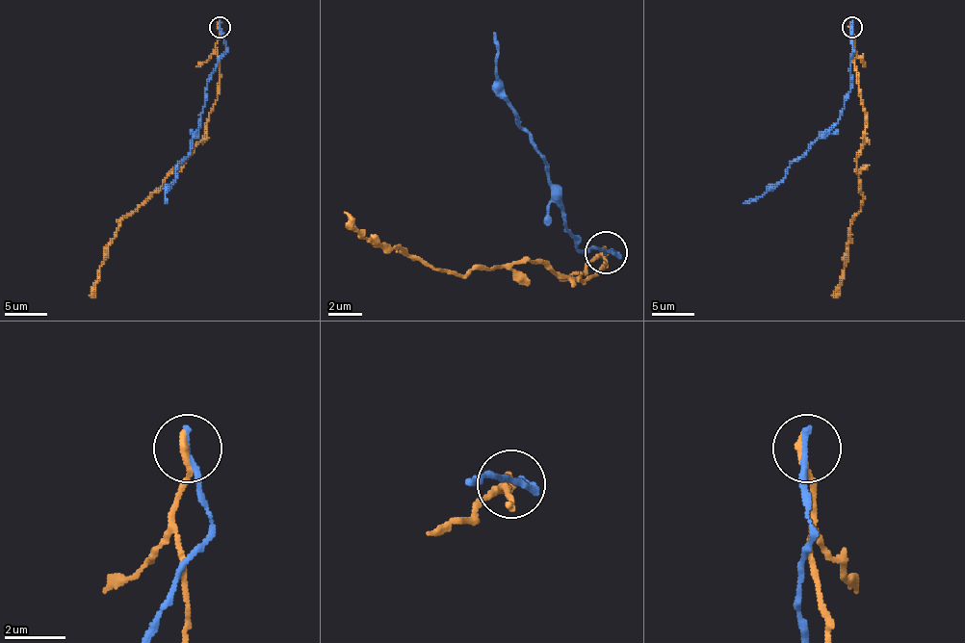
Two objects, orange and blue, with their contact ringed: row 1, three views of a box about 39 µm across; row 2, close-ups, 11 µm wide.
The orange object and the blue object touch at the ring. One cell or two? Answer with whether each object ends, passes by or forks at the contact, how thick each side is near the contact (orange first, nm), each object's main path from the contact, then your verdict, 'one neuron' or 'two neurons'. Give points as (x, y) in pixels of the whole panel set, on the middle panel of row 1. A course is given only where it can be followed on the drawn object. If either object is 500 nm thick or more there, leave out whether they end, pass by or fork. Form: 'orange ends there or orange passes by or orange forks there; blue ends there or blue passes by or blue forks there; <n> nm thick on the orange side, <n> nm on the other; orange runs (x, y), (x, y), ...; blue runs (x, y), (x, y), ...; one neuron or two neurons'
orange ends there; blue ends there; 280 nm thick on the orange side, 240 nm on the other; orange runs (605, 253), (596, 253), (605, 262), (587, 279), (537, 262), (461, 274), (377, 245), (347, 216); blue runs (605, 253), (617, 253), (580, 249), (566, 228), (545, 156), (520, 126), (508, 105), (495, 67), (495, 34); two neurons

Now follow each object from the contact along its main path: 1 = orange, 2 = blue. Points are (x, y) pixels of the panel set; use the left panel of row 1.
1: (220, 27), (215, 50), (220, 83), (205, 138), (186, 163), (120, 221), (99, 268), (99, 278), (91, 297)
2: (220, 27), (225, 54), (207, 83), (190, 152), (177, 166), (165, 203)

